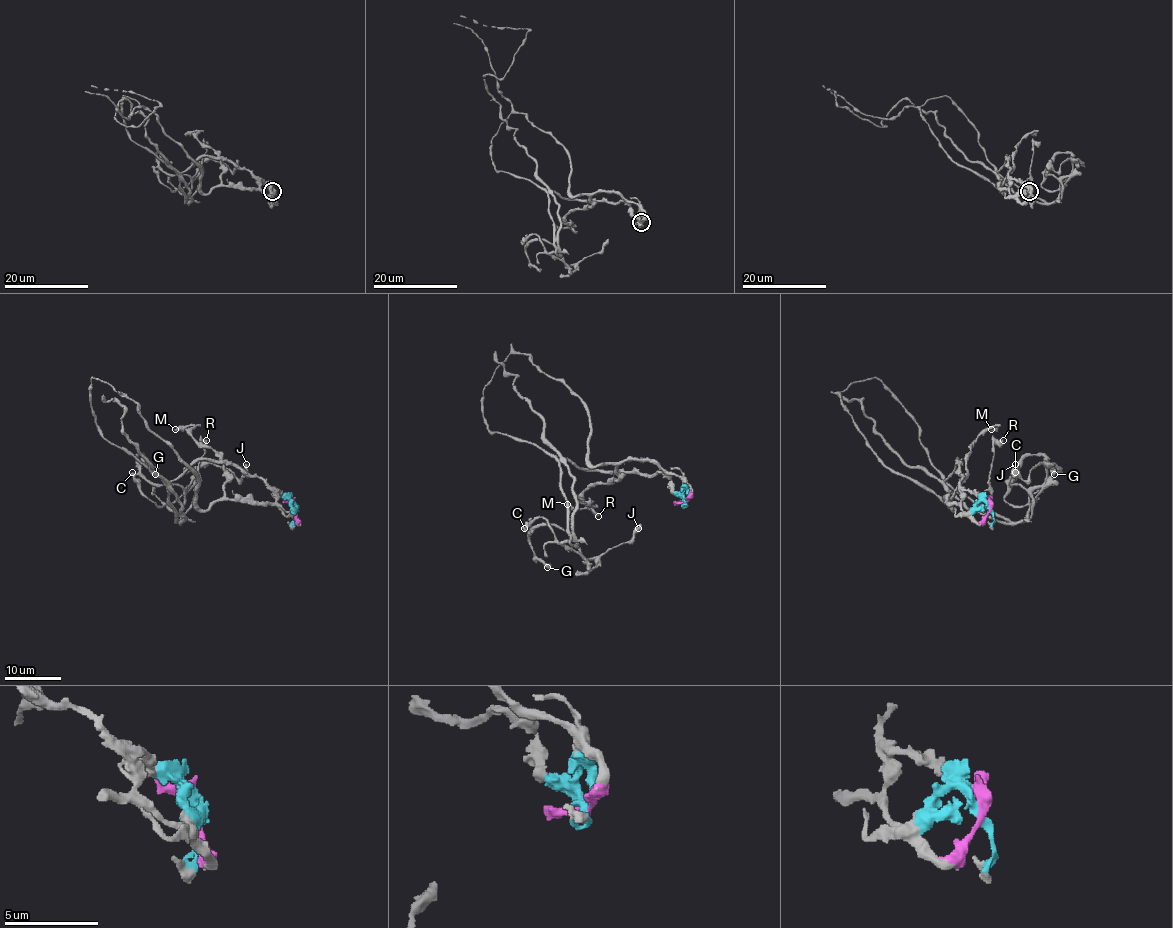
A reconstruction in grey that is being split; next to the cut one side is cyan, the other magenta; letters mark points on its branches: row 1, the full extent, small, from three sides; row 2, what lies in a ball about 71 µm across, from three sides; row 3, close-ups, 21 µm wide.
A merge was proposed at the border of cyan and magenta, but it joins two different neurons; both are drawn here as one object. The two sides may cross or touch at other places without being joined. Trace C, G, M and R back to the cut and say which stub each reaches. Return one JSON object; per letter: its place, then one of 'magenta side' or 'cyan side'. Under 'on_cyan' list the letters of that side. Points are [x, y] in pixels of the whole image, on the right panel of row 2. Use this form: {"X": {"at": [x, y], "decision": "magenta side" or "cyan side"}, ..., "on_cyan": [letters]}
{"C": {"at": [1015, 472], "decision": "cyan side"}, "G": {"at": [1054, 474], "decision": "magenta side"}, "M": {"at": [991, 429], "decision": "magenta side"}, "R": {"at": [1003, 440], "decision": "cyan side"}, "on_cyan": ["C", "R"]}

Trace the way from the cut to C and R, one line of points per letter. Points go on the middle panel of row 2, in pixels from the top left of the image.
C: (685, 502), (668, 476), (587, 471), (562, 458), (576, 500), (570, 540), (559, 541), (541, 517), (524, 529)
R: (685, 502), (668, 476), (587, 471), (562, 458), (573, 481), (576, 499), (592, 502), (599, 516)

